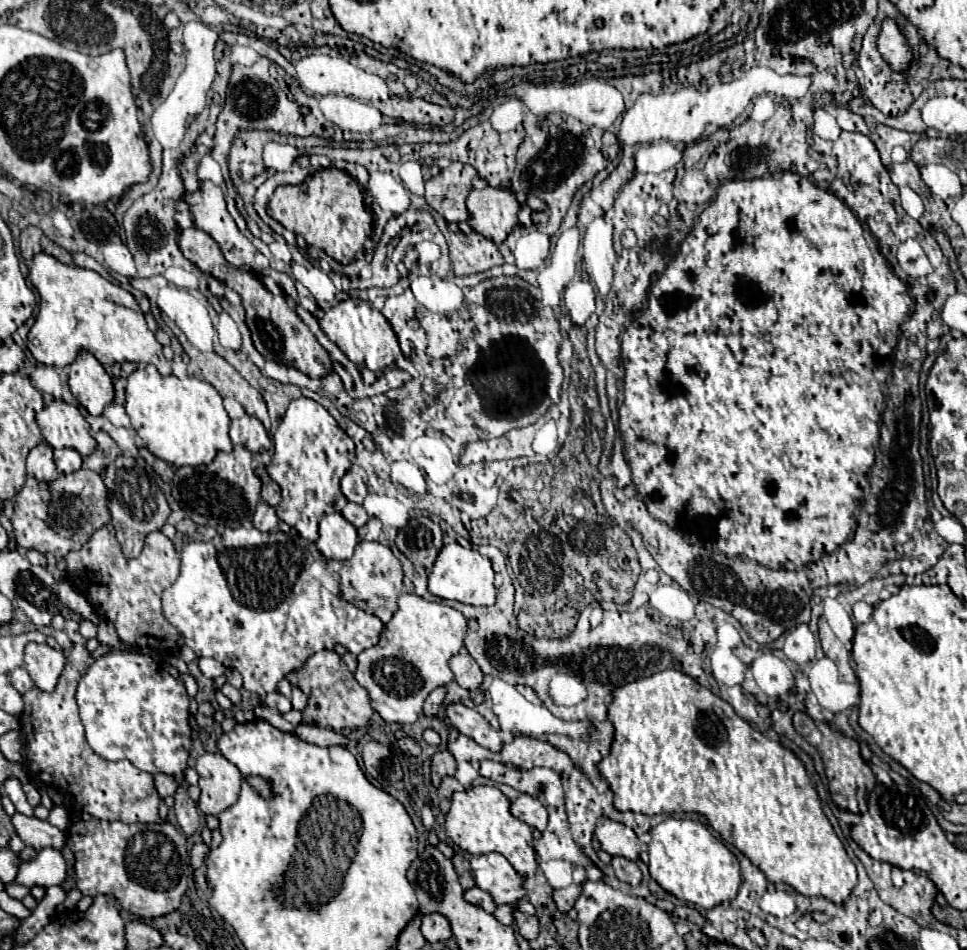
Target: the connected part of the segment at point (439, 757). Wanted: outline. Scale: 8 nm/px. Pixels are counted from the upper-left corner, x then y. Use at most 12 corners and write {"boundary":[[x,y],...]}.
{"boundary":[[449,751],[433,755],[431,775],[439,787],[443,777],[455,775],[455,759]]}

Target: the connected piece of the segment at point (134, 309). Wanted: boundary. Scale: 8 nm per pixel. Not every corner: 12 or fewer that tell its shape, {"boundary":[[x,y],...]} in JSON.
{"boundary":[[47,253],[29,279],[43,301],[27,343],[65,367],[171,363],[129,291]]}

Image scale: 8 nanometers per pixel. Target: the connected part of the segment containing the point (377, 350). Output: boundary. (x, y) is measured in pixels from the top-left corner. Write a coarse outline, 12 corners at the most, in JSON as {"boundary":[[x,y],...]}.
{"boundary":[[341,301],[319,323],[359,367],[401,354],[391,323],[367,301]]}

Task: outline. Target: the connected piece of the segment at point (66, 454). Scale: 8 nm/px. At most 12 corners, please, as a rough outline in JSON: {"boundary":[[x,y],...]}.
{"boundary":[[55,449],[59,473],[81,469],[83,457],[75,449]]}

